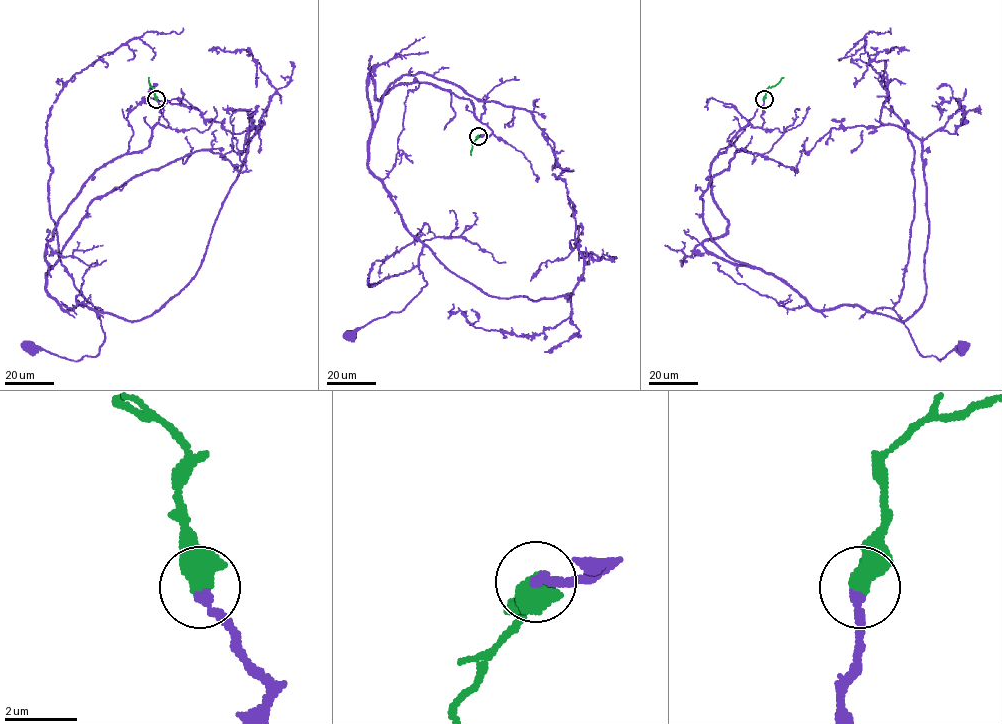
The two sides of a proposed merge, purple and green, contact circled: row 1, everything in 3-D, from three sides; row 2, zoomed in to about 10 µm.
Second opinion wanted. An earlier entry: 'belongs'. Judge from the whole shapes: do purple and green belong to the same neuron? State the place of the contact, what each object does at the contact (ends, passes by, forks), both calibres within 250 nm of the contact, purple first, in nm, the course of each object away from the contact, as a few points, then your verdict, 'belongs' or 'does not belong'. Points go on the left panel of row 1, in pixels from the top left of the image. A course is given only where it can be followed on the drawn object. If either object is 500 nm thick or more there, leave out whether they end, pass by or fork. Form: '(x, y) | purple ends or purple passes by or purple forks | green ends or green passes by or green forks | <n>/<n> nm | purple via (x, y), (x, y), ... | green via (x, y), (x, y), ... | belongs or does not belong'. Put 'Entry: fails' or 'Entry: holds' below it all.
(156, 99) | 280/650 nm | purple via (155, 99), (170, 127), (99, 167), (47, 245), (46, 291), (63, 310), (100, 308), (100, 351), (27, 346) | green via (155, 99), (149, 77) | belongs
Entry: holds

